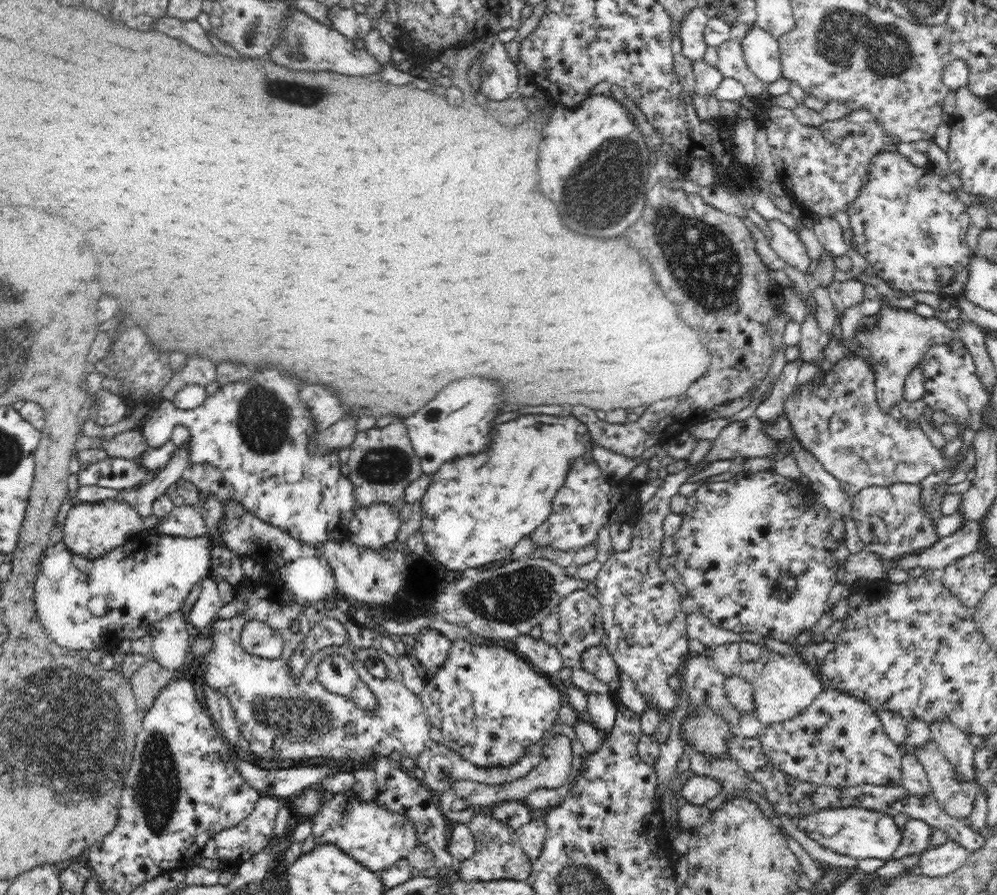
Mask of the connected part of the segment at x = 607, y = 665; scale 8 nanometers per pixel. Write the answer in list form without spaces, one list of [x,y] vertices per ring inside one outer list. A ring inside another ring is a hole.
[[[594,645],[584,649],[580,654],[580,668],[595,674],[603,684],[609,686],[611,693],[618,690],[619,666],[604,645]]]

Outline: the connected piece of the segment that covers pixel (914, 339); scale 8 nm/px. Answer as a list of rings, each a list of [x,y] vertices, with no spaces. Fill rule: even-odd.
[[[882,307],[879,321],[876,326],[868,331],[864,326],[859,327],[855,339],[850,344],[850,349],[839,347],[837,340],[832,340],[823,350],[825,356],[824,368],[827,370],[840,358],[849,353],[861,356],[873,367],[875,371],[875,389],[879,406],[886,413],[890,408],[902,400],[904,396],[904,381],[910,371],[918,366],[935,344],[948,344],[956,341],[957,333],[948,327],[947,323],[936,317],[924,318],[914,313],[911,309],[898,309]]]

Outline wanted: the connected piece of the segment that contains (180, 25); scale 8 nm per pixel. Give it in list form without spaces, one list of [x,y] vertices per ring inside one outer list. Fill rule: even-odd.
[[[165,15],[158,19],[153,26],[158,28],[160,32],[172,36],[172,38],[184,40],[188,46],[192,46],[196,50],[202,50],[202,52],[214,52],[216,50],[208,38],[209,33],[202,29],[196,19],[182,21]]]

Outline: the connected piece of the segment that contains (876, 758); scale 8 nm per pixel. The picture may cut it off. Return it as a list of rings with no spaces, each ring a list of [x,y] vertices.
[[[823,690],[800,714],[764,727],[757,738],[772,766],[804,782],[834,788],[858,784],[903,786],[903,755],[884,733],[876,709],[838,690]]]

